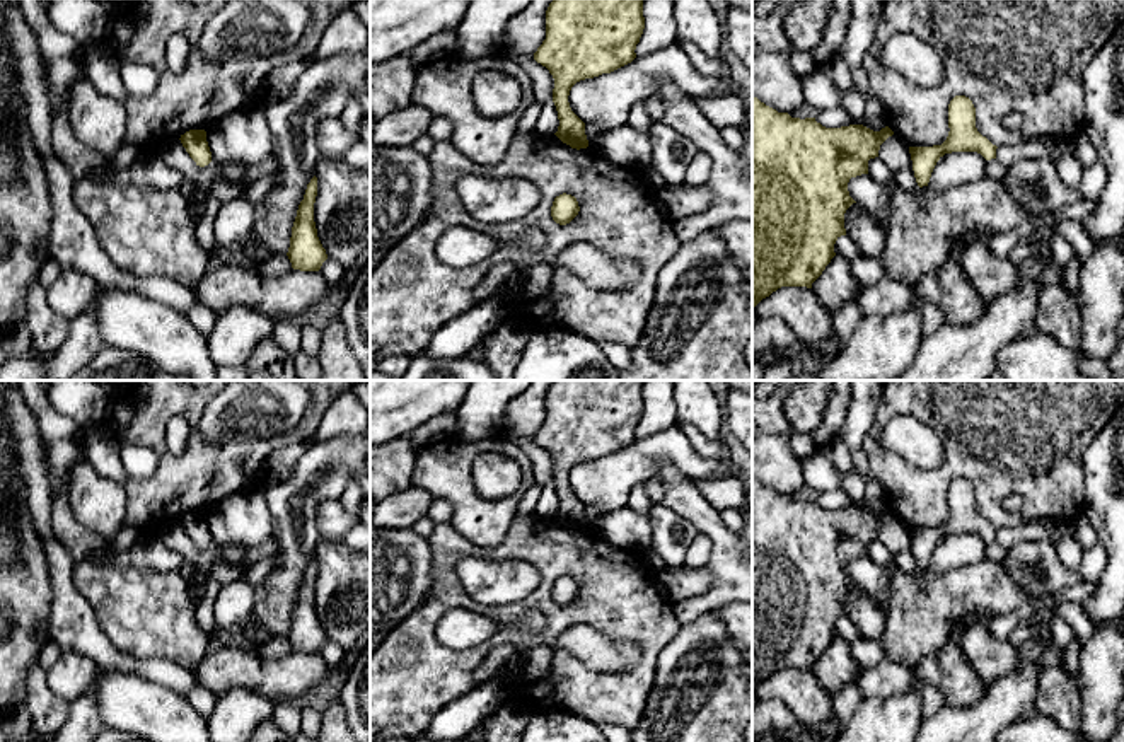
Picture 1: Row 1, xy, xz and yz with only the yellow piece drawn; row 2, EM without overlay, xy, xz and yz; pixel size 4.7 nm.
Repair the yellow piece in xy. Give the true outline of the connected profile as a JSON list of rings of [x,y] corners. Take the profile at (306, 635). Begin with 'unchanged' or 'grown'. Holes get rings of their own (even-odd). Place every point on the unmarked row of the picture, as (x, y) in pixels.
unchanged; [[[317,559],[307,566],[304,582],[298,587],[297,599],[292,609],[288,641],[293,652],[319,653],[327,641],[314,604],[314,585],[317,578]]]

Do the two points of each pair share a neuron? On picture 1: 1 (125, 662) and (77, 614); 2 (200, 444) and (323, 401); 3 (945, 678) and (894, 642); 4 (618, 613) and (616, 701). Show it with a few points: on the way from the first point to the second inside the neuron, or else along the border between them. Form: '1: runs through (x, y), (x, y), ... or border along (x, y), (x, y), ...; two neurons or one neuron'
1: runs through (111, 657), (82, 628); one neuron
2: runs through (232, 454), (254, 454), (297, 434); one neuron
3: border along (955, 642), (947, 642), (930, 652), (913, 669); two neurons
4: runs through (640, 635), (645, 640), (645, 667), (638, 679); one neuron

